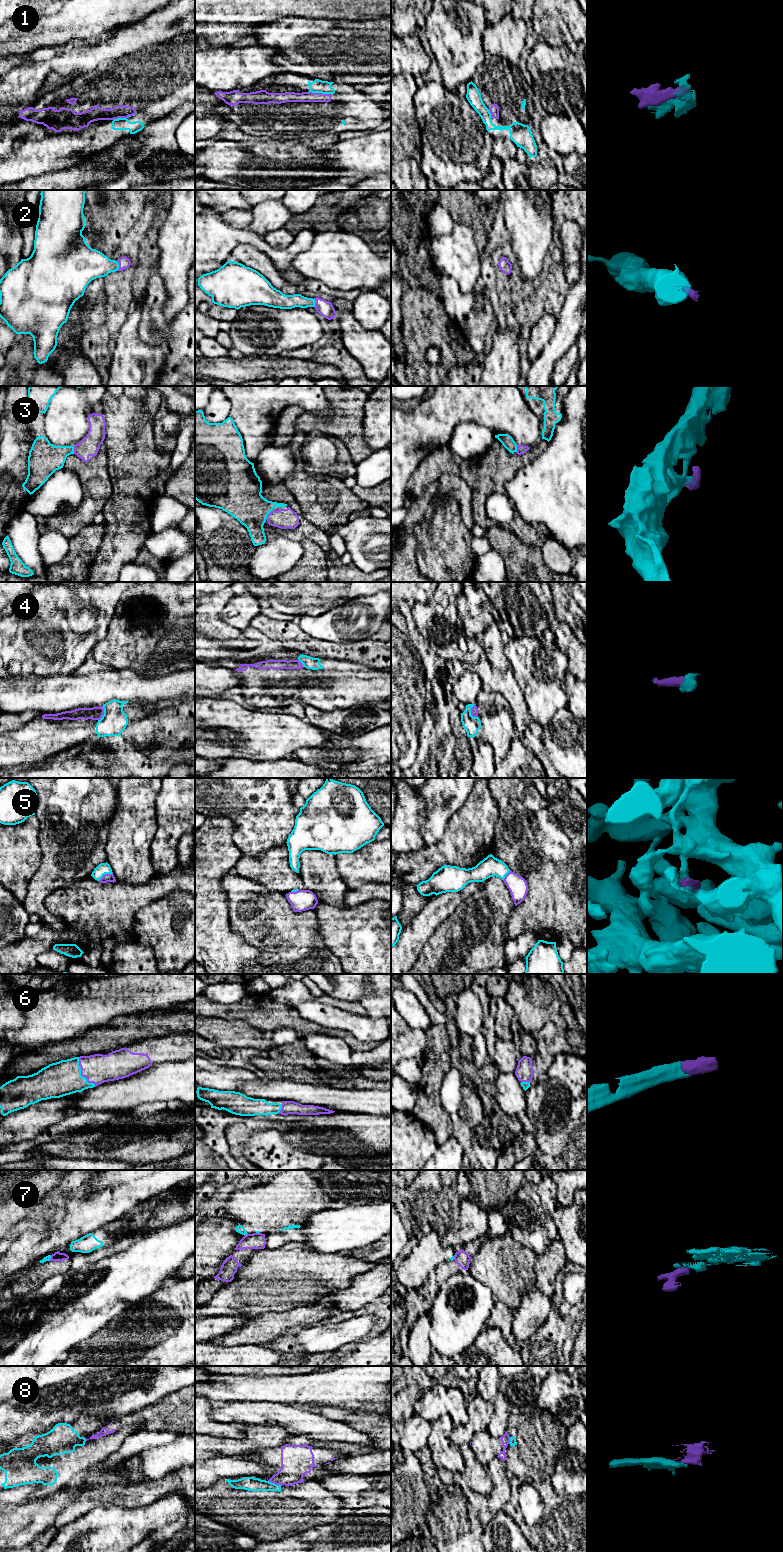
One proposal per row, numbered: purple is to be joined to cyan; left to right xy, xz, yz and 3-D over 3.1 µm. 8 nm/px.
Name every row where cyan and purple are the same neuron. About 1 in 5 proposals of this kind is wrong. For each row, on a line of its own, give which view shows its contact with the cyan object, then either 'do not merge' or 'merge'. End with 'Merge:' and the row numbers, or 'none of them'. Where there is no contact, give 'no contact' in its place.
1: contact in xz; merge
2: contact in xy; merge
3: contact in xz; merge
4: contact in yz; merge
5: contact in xy; merge
6: contact in xy; merge
7: contact in xz; do not merge
8: contact in xz; do not merge
Merge: 1, 2, 3, 4, 5, 6

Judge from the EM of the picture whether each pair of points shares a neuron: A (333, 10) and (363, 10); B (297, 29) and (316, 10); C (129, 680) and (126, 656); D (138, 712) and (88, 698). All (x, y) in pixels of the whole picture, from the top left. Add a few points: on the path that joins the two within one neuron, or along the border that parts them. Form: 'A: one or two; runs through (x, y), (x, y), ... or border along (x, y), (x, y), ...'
A: one; runs through (340, 10), (356, 10)
B: two; border along (285, 17), (329, 17), (332, 19)
C: two; border along (121, 668), (131, 668), (151, 675)
D: two; border along (129, 701), (140, 700), (152, 704)

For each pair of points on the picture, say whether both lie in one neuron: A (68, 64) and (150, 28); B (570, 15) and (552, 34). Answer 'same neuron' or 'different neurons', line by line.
A: same neuron
B: same neuron

